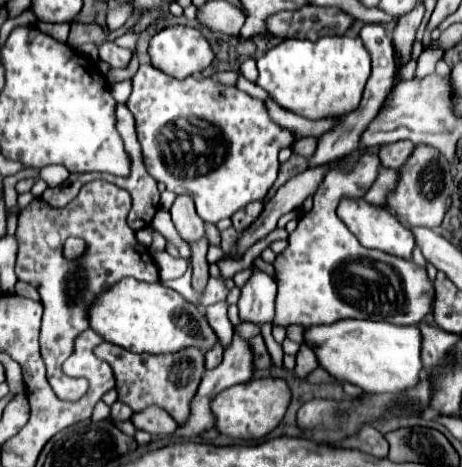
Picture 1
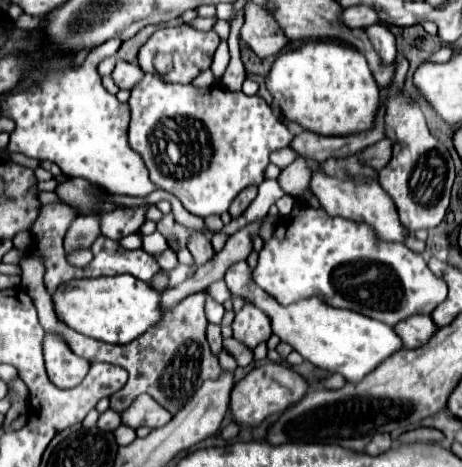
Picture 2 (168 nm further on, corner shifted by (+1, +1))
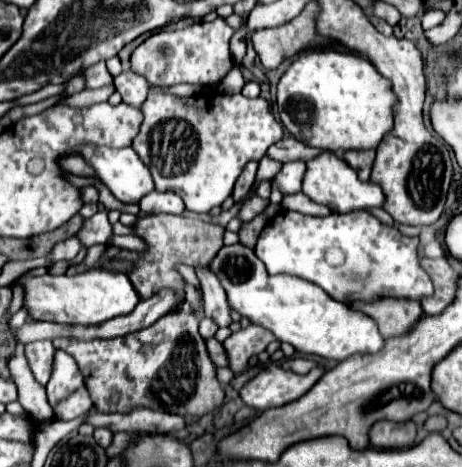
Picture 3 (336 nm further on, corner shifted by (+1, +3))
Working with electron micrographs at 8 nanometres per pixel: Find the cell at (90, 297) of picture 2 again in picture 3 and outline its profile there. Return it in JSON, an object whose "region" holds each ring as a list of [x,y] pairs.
{"region":[[[94,266],[74,276],[20,276],[18,284],[24,288],[24,308],[34,320],[62,322],[62,324],[98,324],[120,314],[128,314],[140,302],[130,280],[122,272],[106,272]]]}

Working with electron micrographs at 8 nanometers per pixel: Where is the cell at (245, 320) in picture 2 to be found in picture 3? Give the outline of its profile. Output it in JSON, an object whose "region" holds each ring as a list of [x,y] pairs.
{"region":[[[250,324],[248,328],[242,328],[240,332],[232,334],[222,342],[228,356],[228,368],[234,374],[240,374],[246,368],[248,360],[264,352],[270,342],[274,342],[274,334],[256,324]]]}

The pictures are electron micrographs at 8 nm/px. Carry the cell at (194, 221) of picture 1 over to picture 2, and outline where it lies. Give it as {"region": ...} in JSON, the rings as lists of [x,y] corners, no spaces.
{"region":[[[192,234],[192,236],[188,238],[188,250],[192,252],[194,262],[200,264],[200,266],[214,256],[212,244],[210,244],[210,240],[208,240],[204,234]]]}

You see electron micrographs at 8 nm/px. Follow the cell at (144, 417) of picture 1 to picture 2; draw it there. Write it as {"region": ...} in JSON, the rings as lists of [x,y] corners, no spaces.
{"region":[[[148,394],[138,396],[132,406],[122,412],[122,424],[130,426],[130,428],[140,428],[140,426],[148,426],[148,428],[160,428],[164,424],[168,424],[172,418],[172,414],[158,406],[158,402],[154,402],[154,398],[150,398]]]}

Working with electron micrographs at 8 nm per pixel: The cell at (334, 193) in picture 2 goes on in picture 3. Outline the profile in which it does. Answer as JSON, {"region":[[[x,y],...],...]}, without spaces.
{"region":[[[322,152],[314,160],[306,162],[306,174],[302,178],[302,192],[314,202],[330,206],[334,212],[352,212],[352,210],[362,210],[370,206],[382,206],[384,202],[382,190],[376,184],[358,180],[356,172],[332,152]]]}

